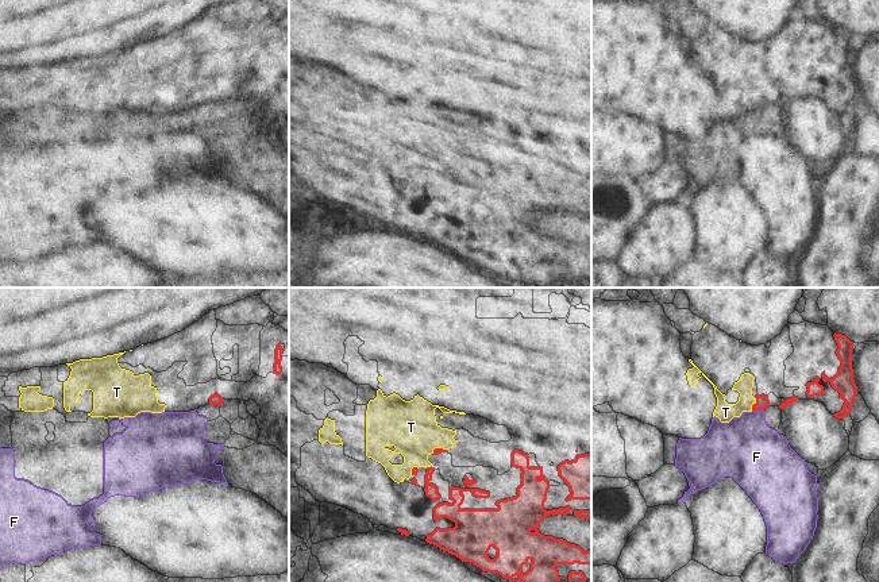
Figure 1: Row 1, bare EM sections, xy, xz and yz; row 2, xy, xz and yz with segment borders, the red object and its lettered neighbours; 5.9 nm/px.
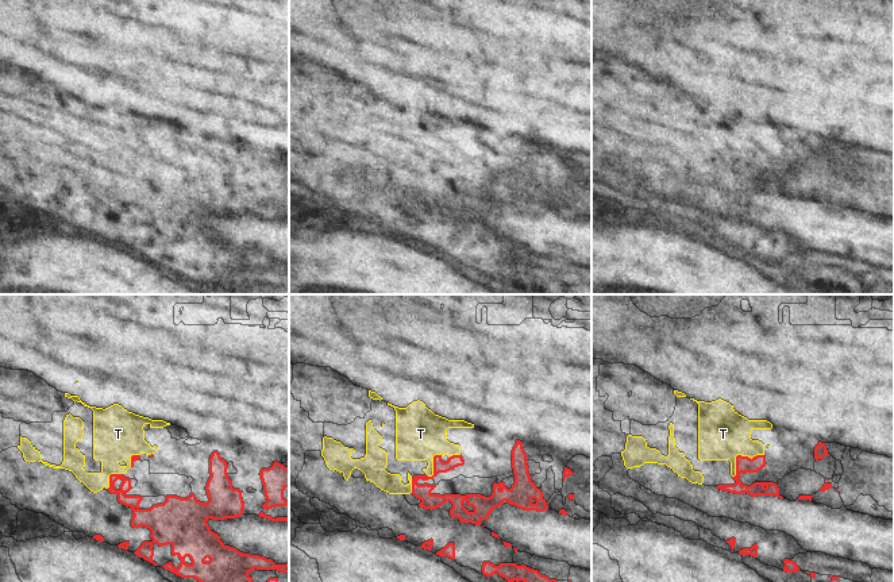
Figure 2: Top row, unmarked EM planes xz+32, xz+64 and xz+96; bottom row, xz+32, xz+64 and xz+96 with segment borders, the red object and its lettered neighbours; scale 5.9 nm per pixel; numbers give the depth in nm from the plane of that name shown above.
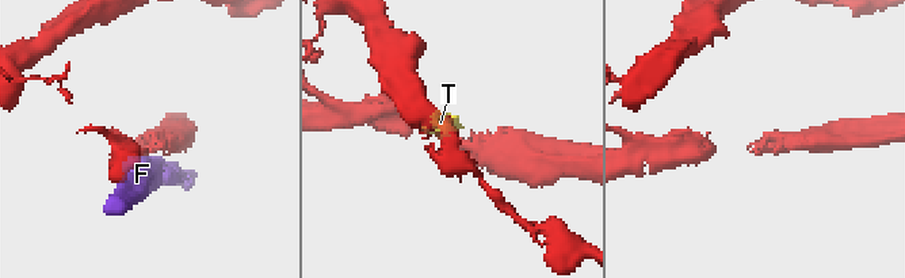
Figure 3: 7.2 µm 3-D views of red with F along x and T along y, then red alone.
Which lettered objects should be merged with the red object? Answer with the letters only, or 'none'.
T.

